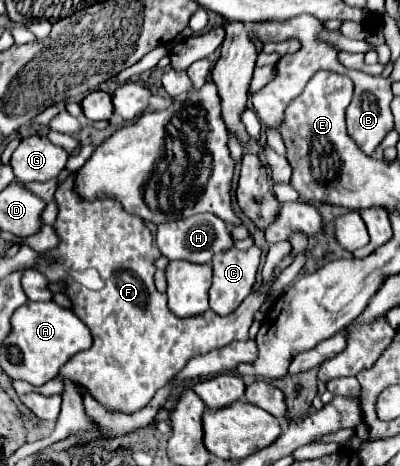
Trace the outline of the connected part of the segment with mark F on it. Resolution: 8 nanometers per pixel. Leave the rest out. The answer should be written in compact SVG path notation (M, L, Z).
M73 176L67 178L55 192L55 200L59 204L55 230L61 238L61 244L55 250L51 250L49 256L57 258L57 262L55 266L41 262L37 270L43 272L47 278L51 278L51 282L65 280L67 284L65 292L73 298L73 312L89 326L93 334L93 346L85 352L75 354L63 366L59 376L69 378L77 382L81 388L89 390L97 398L97 402L107 406L107 410L131 414L147 406L153 394L159 388L163 388L177 372L183 370L189 358L217 350L227 342L233 342L235 338L247 340L251 328L251 316L255 316L255 312L261 308L269 286L265 286L263 292L251 292L245 298L245 302L229 316L219 316L213 310L207 310L191 318L179 318L171 314L171 310L167 308L167 296L159 294L153 284L153 274L155 274L153 262L161 256L161 252L155 246L155 238L151 230L145 226L141 218L127 214L123 206L115 200L85 202L77 198L73 194L73 180L75 180Z

